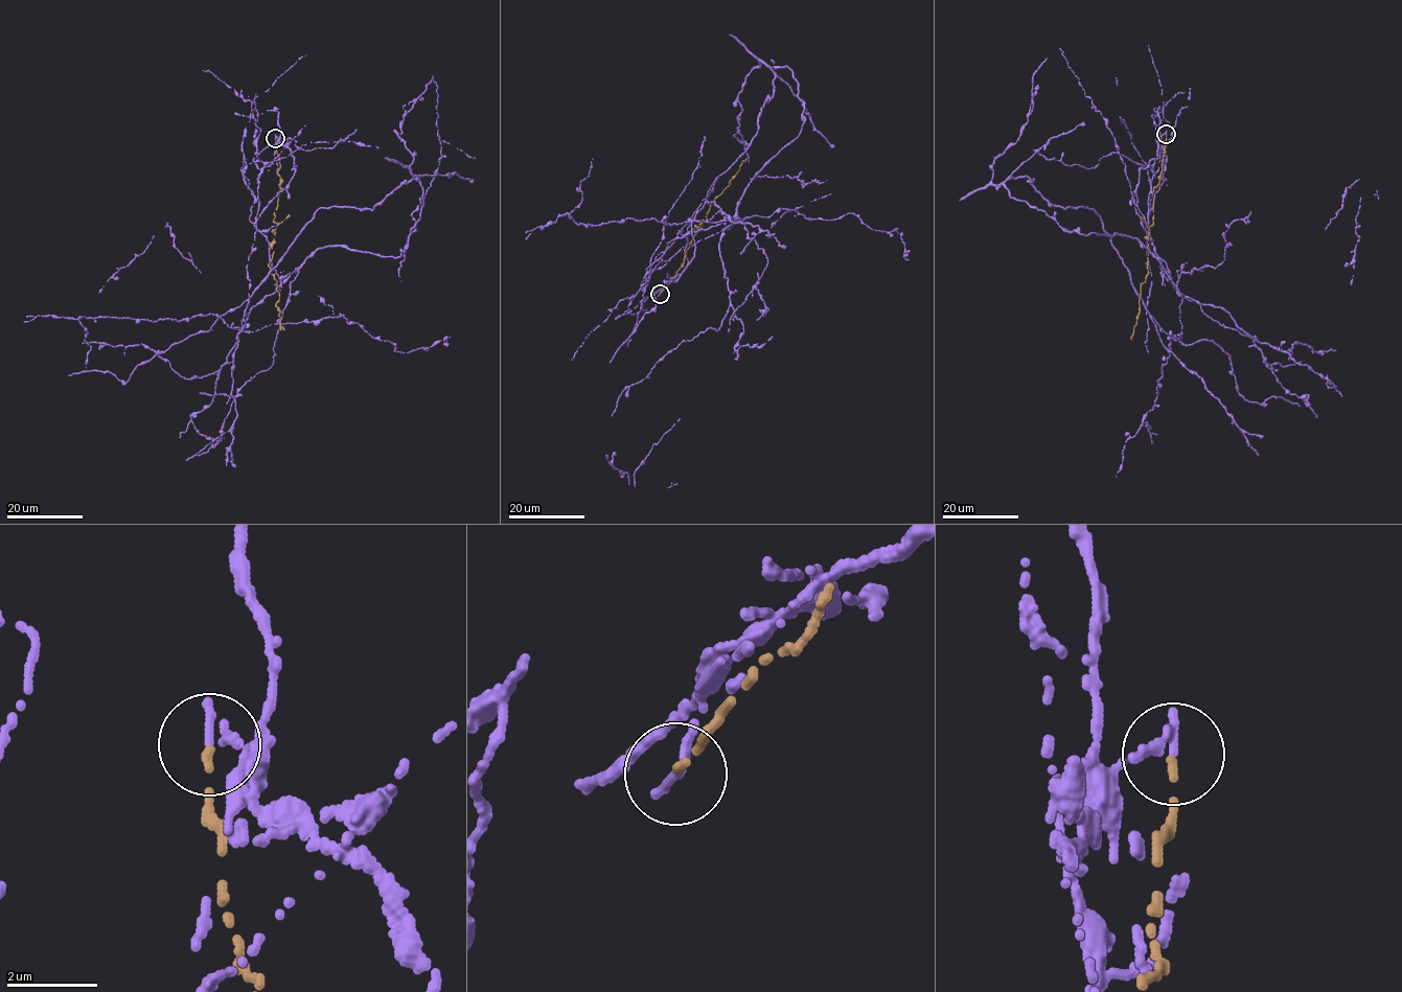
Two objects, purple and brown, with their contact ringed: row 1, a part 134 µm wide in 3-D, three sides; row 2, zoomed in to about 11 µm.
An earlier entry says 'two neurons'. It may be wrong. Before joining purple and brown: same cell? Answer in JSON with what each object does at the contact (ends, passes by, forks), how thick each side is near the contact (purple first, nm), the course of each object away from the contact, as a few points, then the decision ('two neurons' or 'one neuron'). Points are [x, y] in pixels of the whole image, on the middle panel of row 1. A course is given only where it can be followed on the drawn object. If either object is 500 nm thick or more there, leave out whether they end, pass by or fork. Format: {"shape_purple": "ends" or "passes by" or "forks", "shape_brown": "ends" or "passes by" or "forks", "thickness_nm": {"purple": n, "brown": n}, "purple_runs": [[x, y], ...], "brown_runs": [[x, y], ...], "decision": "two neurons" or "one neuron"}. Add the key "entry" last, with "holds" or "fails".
{"shape_purple": "ends", "shape_brown": "ends", "thickness_nm": {"purple": 170, "brown": 140}, "purple_runs": [[660, 294], [677, 233], [736, 216], [797, 137], [774, 67], [692, 220], [854, 213], [909, 259]], "brown_runs": [[660, 294], [684, 262], [686, 251], [711, 205], [747, 159]], "decision": "two neurons", "entry": "holds"}

